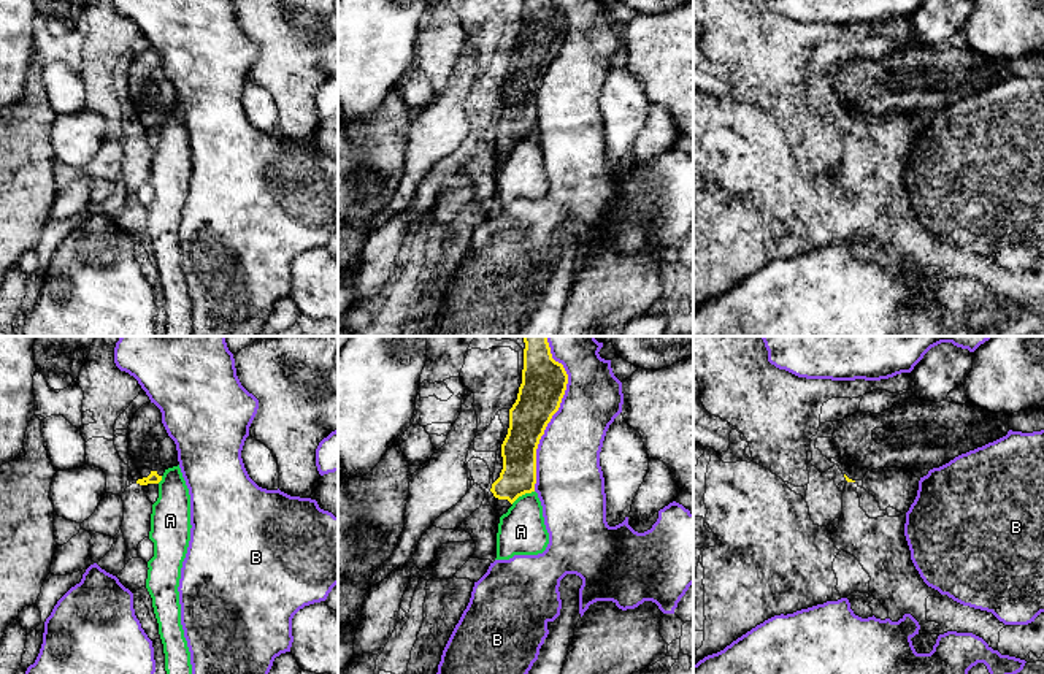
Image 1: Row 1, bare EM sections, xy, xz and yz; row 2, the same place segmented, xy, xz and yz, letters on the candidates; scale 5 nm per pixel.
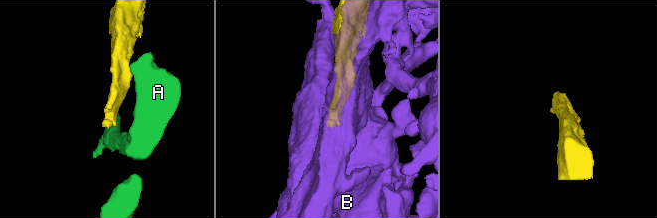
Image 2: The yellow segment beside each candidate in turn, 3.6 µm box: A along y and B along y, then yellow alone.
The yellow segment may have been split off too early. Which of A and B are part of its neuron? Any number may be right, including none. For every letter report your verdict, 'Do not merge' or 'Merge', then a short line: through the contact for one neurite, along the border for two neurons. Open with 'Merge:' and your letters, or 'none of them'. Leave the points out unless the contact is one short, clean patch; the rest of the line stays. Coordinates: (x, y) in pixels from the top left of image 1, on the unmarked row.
Merge: none of them
A: Do not merge. Line: xz (533, 135), (519, 140), (511, 148)
B: Do not merge

